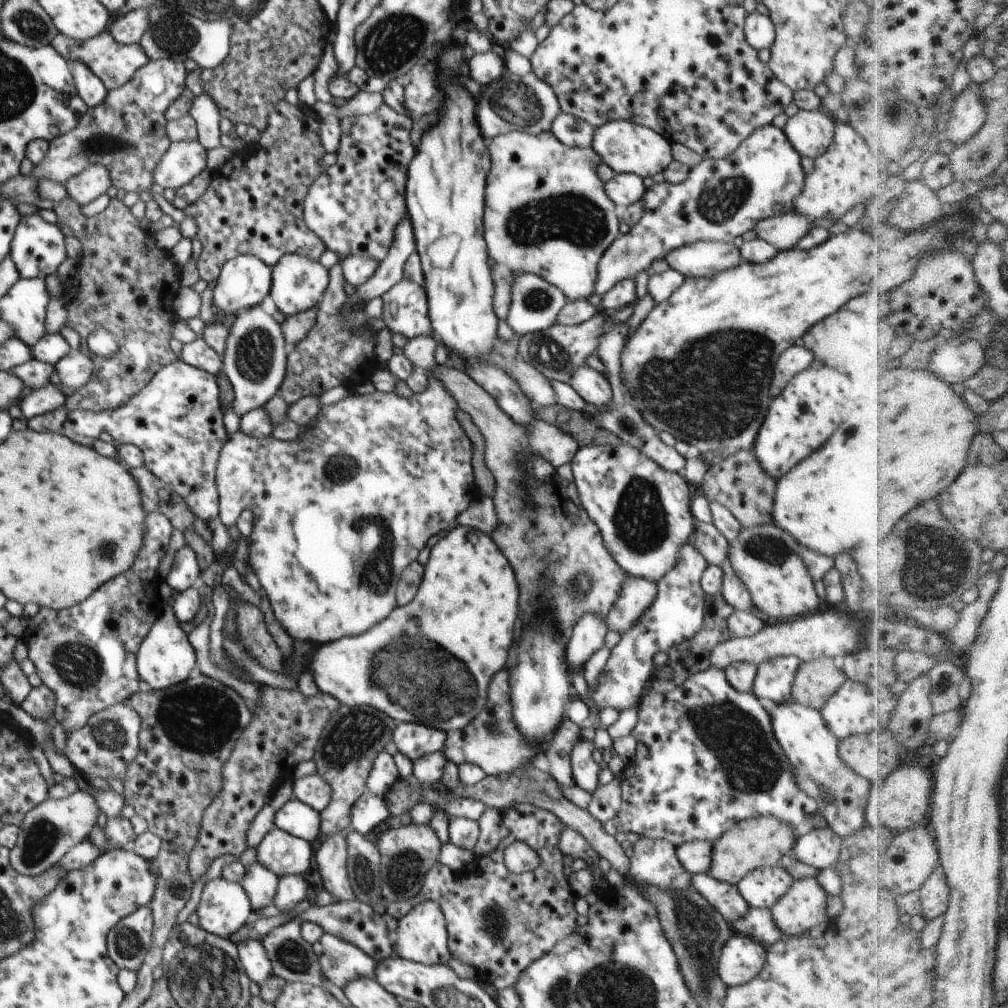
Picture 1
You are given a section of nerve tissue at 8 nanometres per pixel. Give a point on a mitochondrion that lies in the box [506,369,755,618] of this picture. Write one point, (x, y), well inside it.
(640, 520)

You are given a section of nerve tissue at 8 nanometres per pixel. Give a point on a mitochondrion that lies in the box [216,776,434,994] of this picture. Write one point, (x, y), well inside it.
(404, 872)

